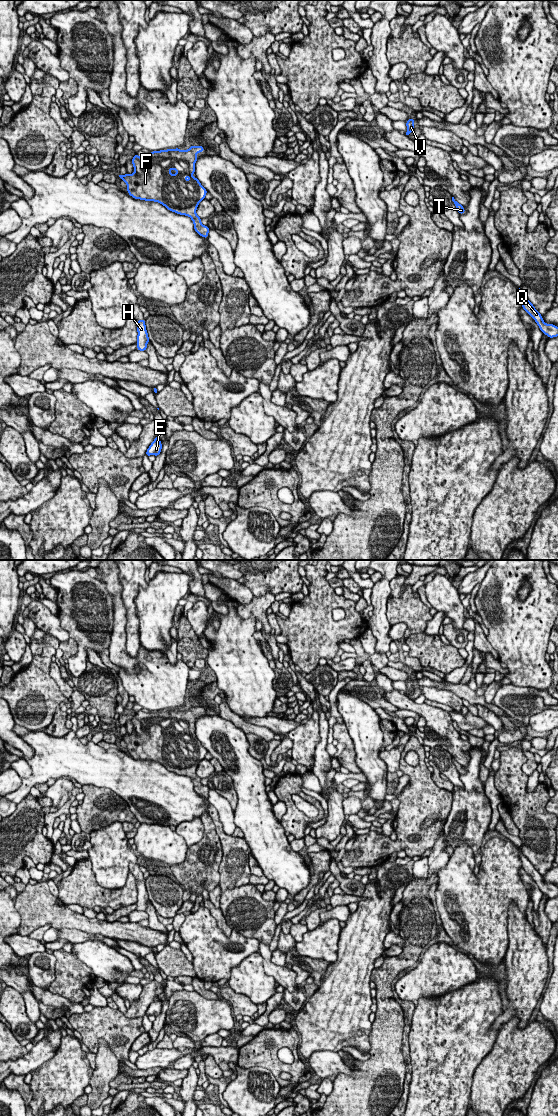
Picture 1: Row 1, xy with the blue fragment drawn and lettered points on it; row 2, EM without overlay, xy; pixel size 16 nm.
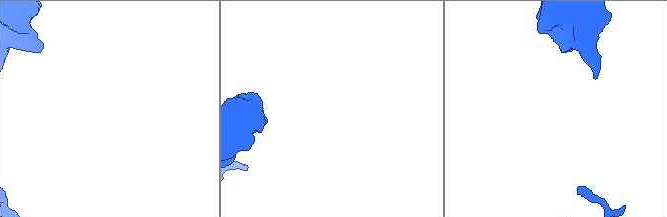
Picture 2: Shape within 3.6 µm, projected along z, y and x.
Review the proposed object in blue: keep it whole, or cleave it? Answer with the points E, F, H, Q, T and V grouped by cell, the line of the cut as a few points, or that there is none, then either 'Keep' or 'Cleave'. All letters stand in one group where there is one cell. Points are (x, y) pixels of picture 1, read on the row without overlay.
Groups: E F H Q T V. No split. Keep

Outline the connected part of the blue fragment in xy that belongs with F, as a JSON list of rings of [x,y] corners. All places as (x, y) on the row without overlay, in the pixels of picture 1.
[[[191,705],[188,710],[183,711],[179,708],[152,711],[146,717],[135,714],[131,720],[134,732],[130,735],[127,733],[119,735],[119,737],[126,743],[127,752],[131,757],[136,760],[158,762],[171,772],[189,776],[193,781],[195,792],[207,799],[210,788],[201,783],[196,770],[208,751],[196,737],[192,736],[195,734],[195,723],[198,719],[196,715],[204,710],[200,705]]]

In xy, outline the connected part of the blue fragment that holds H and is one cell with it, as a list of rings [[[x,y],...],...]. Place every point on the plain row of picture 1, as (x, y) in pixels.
[[[145,879],[138,880],[137,883],[137,910],[139,911],[146,911],[147,909],[147,903],[150,902],[148,893],[146,890],[146,885],[145,885]]]

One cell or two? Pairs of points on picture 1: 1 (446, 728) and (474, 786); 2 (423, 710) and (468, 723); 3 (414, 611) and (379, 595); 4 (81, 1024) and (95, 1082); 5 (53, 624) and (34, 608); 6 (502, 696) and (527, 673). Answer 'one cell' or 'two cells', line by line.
1: two cells
2: two cells
3: two cells
4: two cells
5: one cell
6: two cells

